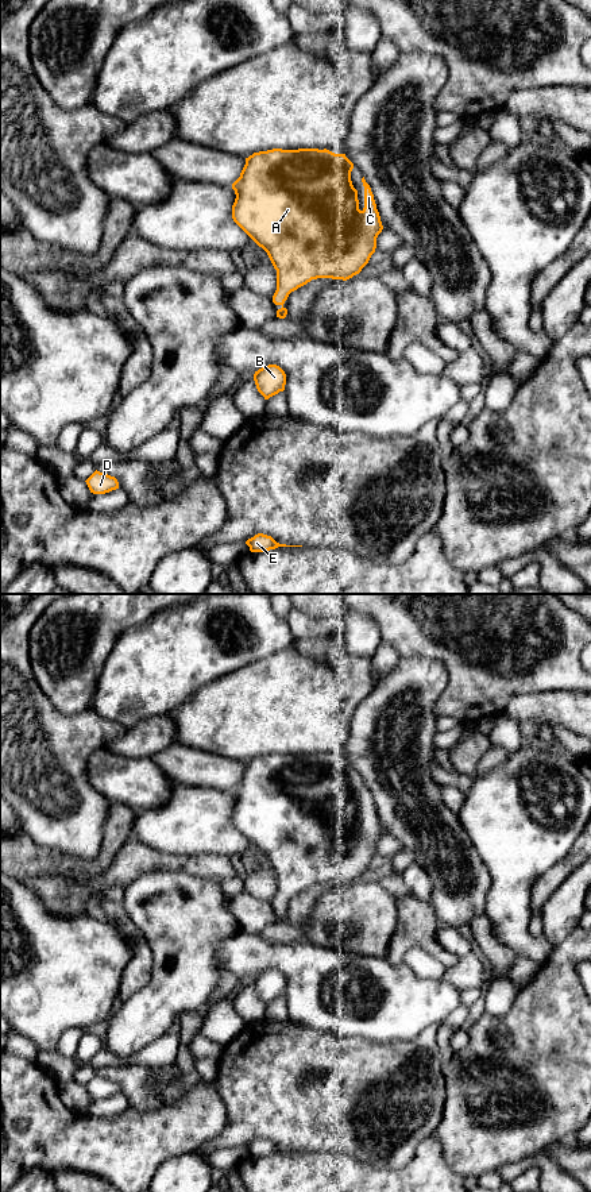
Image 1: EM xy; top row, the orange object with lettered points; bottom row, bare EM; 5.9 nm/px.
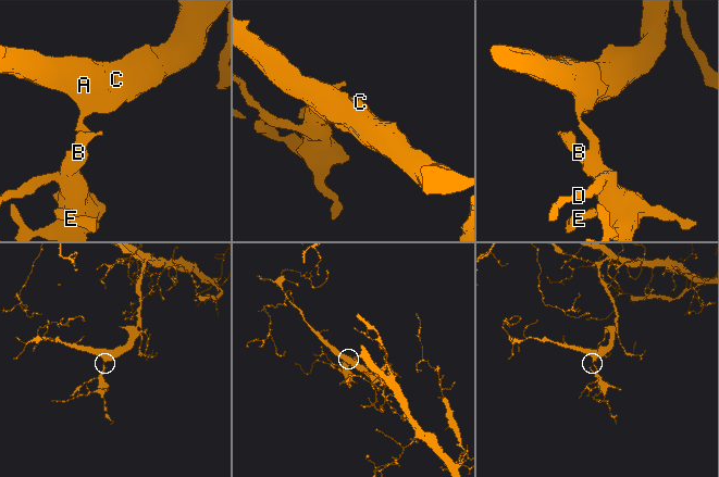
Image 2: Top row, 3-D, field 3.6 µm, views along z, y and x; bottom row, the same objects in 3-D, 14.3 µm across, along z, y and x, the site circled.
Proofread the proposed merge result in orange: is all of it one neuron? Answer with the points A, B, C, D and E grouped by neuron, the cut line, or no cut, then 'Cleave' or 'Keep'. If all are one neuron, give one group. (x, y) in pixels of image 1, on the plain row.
Groups: A B C D E. No split. Keep

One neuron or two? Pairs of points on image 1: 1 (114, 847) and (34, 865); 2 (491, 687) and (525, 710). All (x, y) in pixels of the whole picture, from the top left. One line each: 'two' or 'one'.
1: one
2: two

